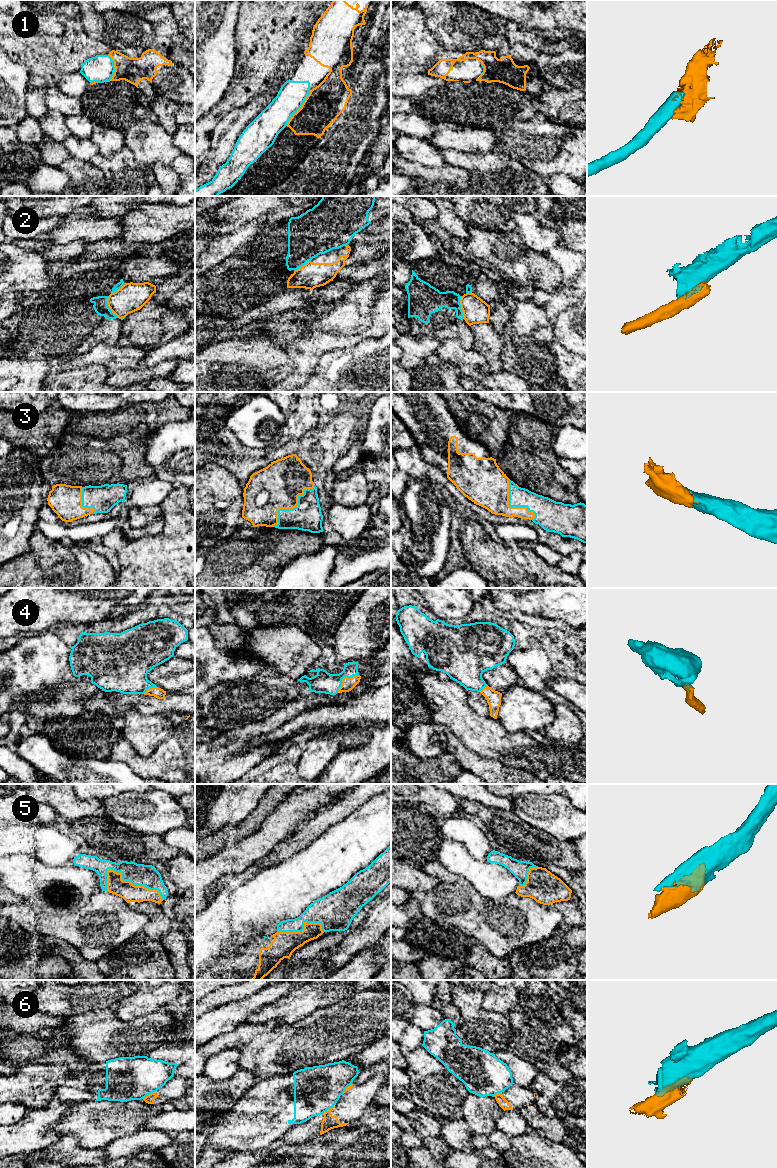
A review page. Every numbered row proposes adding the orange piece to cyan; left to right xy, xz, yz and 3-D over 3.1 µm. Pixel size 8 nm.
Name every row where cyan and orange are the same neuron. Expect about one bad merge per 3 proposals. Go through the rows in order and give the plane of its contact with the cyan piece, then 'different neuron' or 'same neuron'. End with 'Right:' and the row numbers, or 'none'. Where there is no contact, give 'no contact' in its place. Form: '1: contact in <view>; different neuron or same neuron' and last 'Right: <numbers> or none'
1: contact in xz; same neuron
2: contact in yz; different neuron
3: contact in xz; same neuron
4: contact in xz; same neuron
5: contact in xy; same neuron
6: contact in xy; different neuron
Right: 1, 3, 4, 5

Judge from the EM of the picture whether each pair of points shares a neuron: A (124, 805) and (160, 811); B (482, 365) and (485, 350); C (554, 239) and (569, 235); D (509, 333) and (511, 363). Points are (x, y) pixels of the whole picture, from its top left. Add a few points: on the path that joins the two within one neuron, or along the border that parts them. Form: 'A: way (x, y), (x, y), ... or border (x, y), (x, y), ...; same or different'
A: way (133, 810), (151, 811); same
B: border (472, 348), (485, 359), (490, 370); different
C: border (548, 228), (556, 231), (561, 238); different
D: way (510, 340), (511, 356); same

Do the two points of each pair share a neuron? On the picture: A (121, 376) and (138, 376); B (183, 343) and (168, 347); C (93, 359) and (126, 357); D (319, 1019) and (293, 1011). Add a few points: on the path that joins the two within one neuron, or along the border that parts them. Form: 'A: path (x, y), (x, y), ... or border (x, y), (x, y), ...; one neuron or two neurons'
A: path (125, 376), (134, 376); one neuron
B: path (179, 347), (172, 347); one neuron
C: path (101, 356), (118, 357); one neuron
D: border (319, 1008), (302, 1018); two neurons

